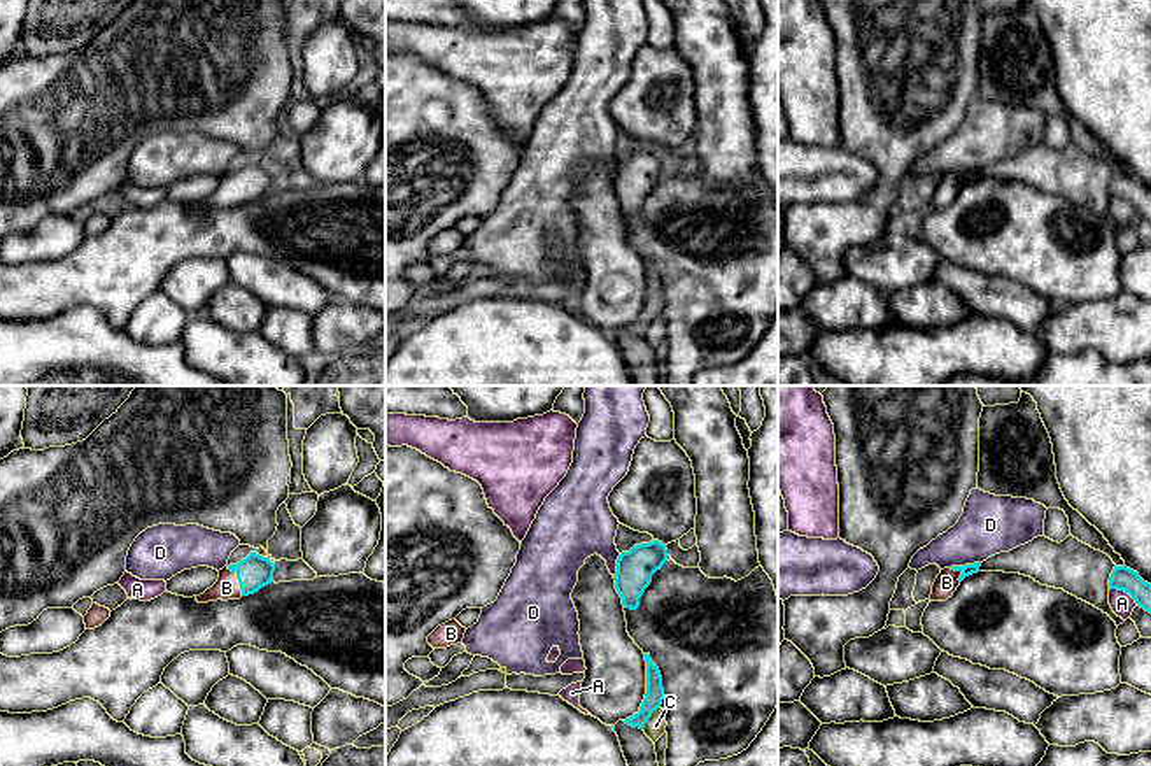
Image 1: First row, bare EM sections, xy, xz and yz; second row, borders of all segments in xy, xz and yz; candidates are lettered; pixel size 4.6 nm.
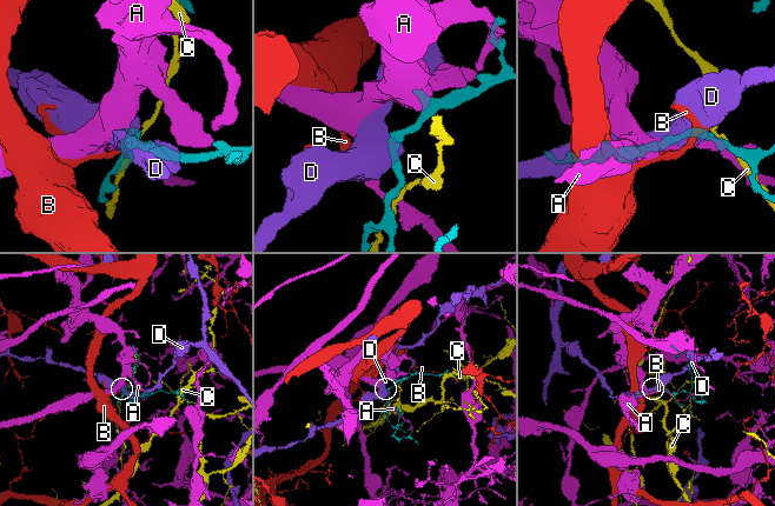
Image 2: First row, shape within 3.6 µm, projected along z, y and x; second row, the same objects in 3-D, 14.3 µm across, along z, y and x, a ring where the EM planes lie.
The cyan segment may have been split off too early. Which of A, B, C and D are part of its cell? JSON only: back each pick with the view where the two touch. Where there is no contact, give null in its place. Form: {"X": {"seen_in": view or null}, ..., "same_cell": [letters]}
{"B": {"seen_in": "xy"}, "same_cell": ["B"]}

